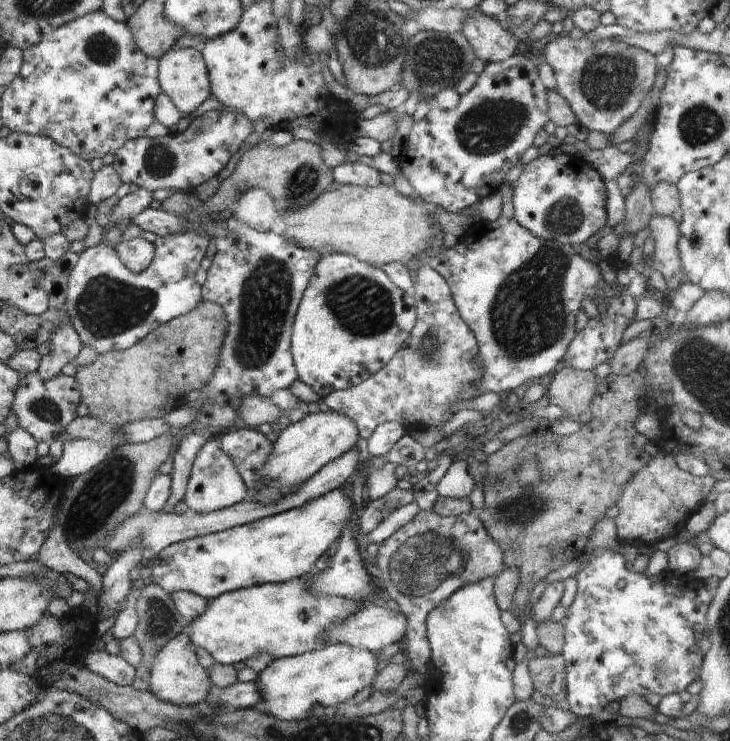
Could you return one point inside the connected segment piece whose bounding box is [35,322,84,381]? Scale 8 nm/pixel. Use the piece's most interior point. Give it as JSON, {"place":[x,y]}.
{"place":[66,344]}

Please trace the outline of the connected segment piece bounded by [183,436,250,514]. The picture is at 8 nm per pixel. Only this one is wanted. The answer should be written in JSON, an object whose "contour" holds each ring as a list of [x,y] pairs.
{"contour":[[[214,436],[200,448],[196,459],[193,461],[191,476],[183,501],[189,510],[197,514],[210,513],[243,502],[249,492],[250,490],[244,485],[241,475],[236,470],[236,466],[219,448],[217,436]]]}

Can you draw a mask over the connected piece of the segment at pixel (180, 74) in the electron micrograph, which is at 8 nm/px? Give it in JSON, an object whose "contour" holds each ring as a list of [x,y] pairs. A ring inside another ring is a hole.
{"contour":[[[189,47],[172,48],[159,60],[158,81],[163,94],[182,116],[188,116],[196,111],[198,107],[211,95],[211,85],[205,61],[200,51]]]}

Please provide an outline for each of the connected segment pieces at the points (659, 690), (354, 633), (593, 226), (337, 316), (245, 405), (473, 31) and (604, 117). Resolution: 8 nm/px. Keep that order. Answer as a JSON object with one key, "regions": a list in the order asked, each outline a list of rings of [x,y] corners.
{"regions":[[[[604,549],[600,555],[592,555],[590,562],[579,568],[580,572],[575,574],[577,583],[577,594],[574,601],[567,609],[567,616],[562,621],[564,630],[564,647],[561,658],[565,663],[565,698],[570,705],[569,710],[576,717],[592,717],[600,714],[608,709],[610,702],[624,699],[628,694],[635,693],[640,697],[648,698],[650,695],[657,694],[664,697],[665,695],[677,694],[686,691],[686,688],[699,678],[701,663],[704,659],[705,648],[709,645],[709,634],[707,630],[707,613],[710,602],[714,593],[706,590],[705,582],[691,574],[677,575],[671,571],[665,570],[656,576],[648,576],[648,574],[638,573],[630,570],[626,566],[626,560],[621,552],[614,549]]],[[[360,606],[347,620],[325,631],[328,644],[362,647],[379,654],[387,645],[398,643],[405,636],[406,618],[401,612],[378,606]]],[[[556,148],[547,156],[539,156],[536,160],[523,165],[522,174],[512,184],[514,190],[513,218],[525,230],[542,239],[566,245],[584,245],[596,232],[607,226],[607,191],[604,184],[598,172],[578,154],[569,156]]],[[[329,253],[328,255],[320,256],[320,260],[314,270],[313,278],[310,280],[309,286],[306,288],[305,294],[299,303],[298,312],[295,315],[293,323],[291,354],[298,380],[310,386],[316,394],[320,395],[322,400],[333,391],[348,389],[367,380],[370,376],[379,372],[388,362],[390,362],[394,357],[394,354],[398,353],[400,346],[402,346],[402,344],[408,339],[417,320],[417,313],[415,312],[414,304],[411,292],[403,292],[400,288],[397,288],[380,267],[374,267],[366,262],[361,262],[355,257],[346,255],[345,253]]],[[[256,394],[244,396],[237,412],[243,426],[252,429],[264,423],[275,424],[283,416],[283,412],[272,404],[269,397]]],[[[478,10],[467,17],[461,34],[474,56],[486,63],[503,62],[517,54],[521,46],[521,40],[501,26],[500,18],[487,17]]],[[[560,34],[544,50],[543,61],[556,75],[556,88],[571,107],[578,124],[588,131],[612,135],[644,104],[659,70],[650,52],[622,43],[619,39],[591,42],[574,40],[571,34]]]]}

